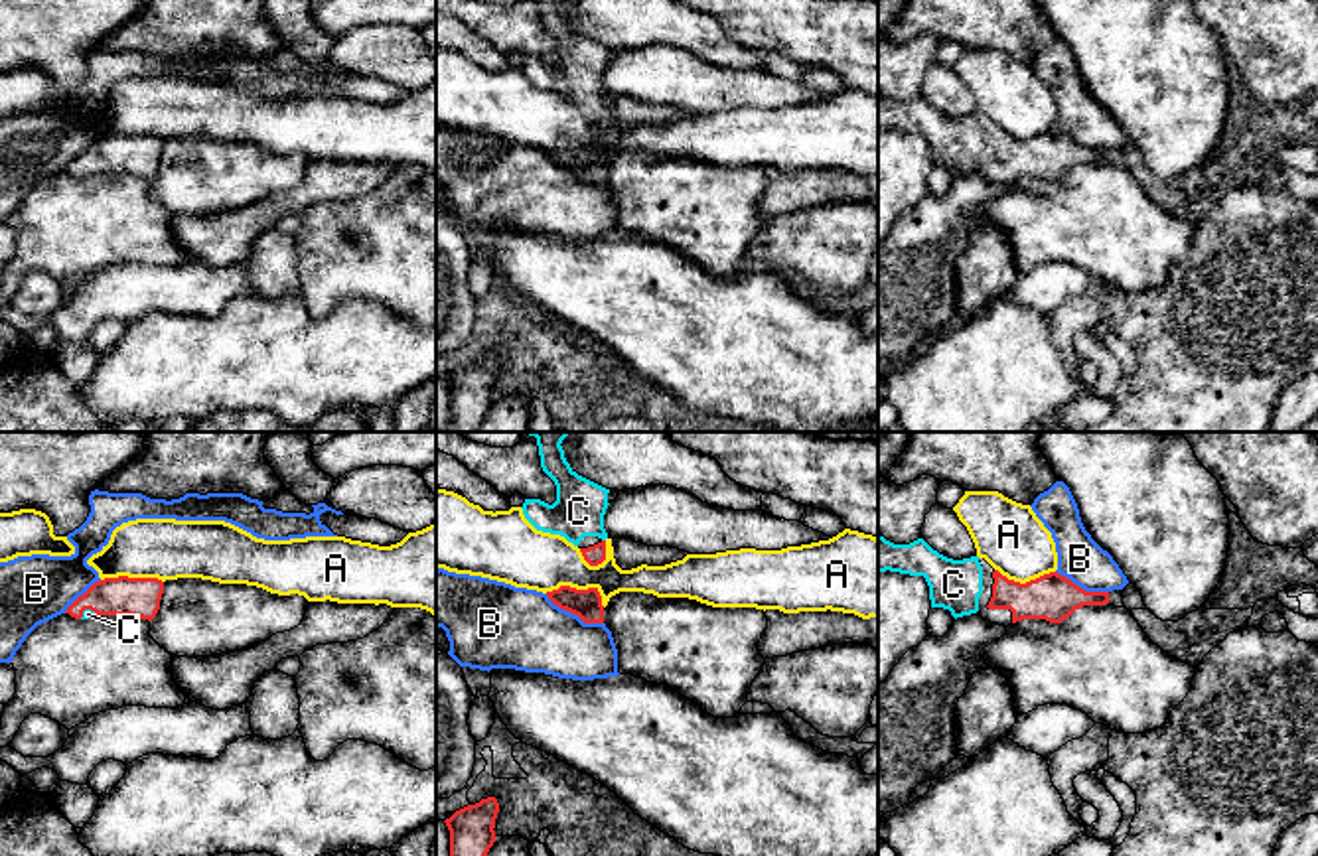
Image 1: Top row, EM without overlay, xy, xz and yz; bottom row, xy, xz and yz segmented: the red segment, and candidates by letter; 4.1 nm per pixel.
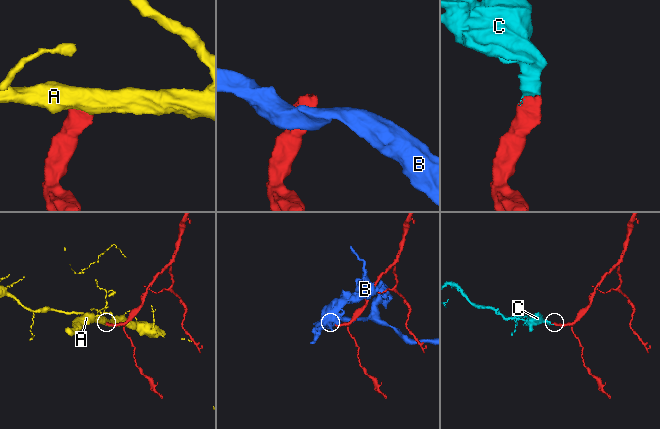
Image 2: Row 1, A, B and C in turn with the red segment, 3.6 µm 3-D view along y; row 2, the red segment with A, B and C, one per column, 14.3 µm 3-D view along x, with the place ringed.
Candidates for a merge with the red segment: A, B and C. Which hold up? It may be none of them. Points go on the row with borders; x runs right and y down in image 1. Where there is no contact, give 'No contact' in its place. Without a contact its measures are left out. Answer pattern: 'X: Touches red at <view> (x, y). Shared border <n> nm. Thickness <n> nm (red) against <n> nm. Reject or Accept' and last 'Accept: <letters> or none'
A: Touches red at xz (579, 590). Shared border 260 nm. Thickness 120 nm (red) against 240 nm. Reject
B: Touches red at xz (575, 614). Shared border 260 nm. Thickness 120 nm (red) against 340 nm. Reject
C: Touches red at xy (87, 608). Shared border 80 nm. Thickness 160 nm (red) against 40 nm. Accept
Accept: C

